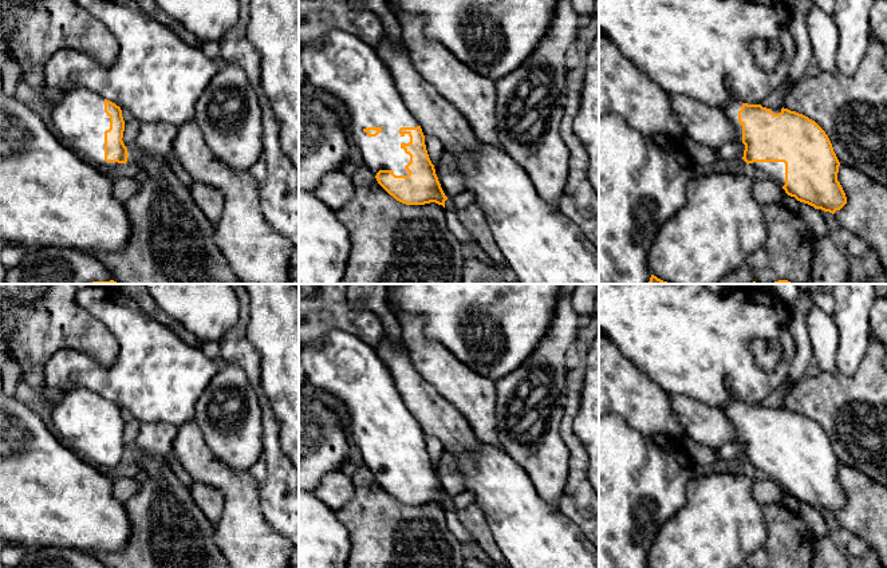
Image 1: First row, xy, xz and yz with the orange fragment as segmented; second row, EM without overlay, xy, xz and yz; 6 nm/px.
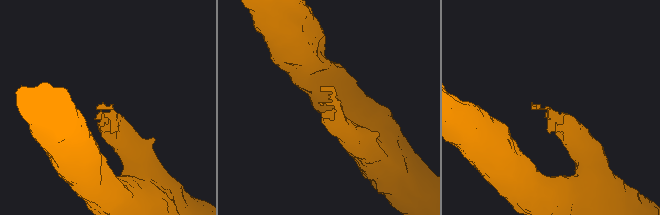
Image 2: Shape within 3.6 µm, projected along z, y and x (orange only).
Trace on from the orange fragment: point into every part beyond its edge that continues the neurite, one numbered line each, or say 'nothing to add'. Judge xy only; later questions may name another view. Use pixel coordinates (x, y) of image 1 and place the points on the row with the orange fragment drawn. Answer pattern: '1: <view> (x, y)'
1: xy (79, 119)

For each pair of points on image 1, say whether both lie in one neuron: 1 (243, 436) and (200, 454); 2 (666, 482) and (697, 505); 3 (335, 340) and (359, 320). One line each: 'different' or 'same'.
1: different
2: different
3: different

